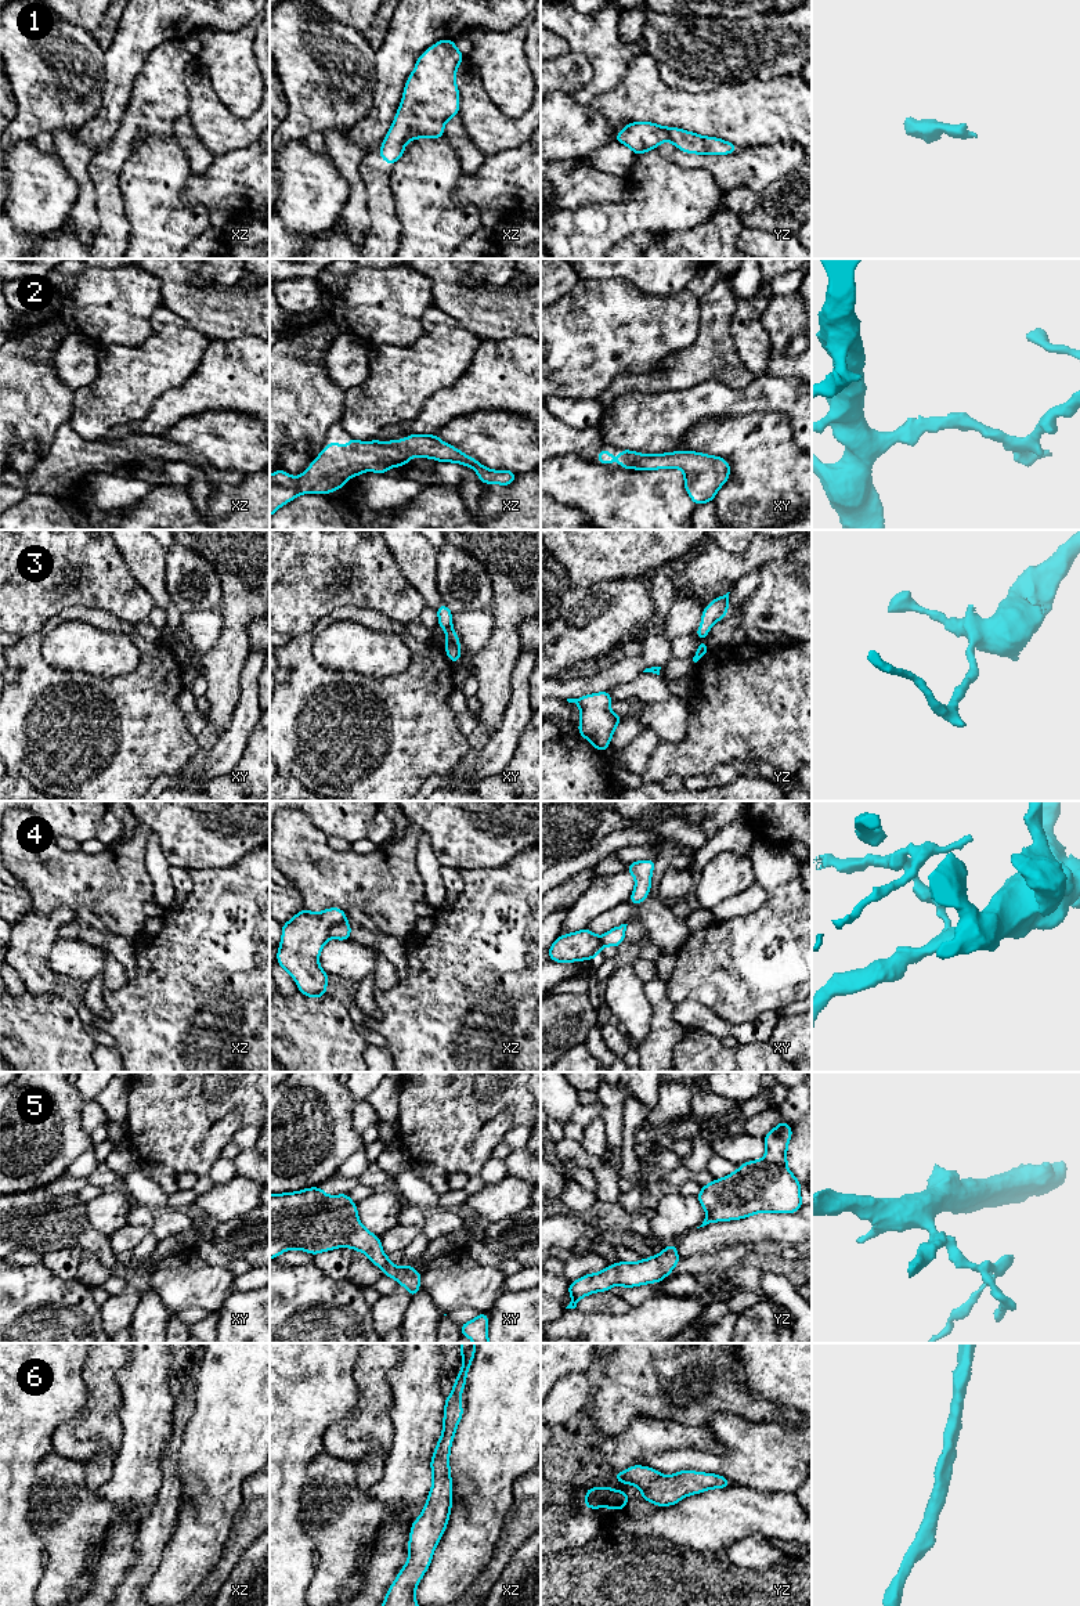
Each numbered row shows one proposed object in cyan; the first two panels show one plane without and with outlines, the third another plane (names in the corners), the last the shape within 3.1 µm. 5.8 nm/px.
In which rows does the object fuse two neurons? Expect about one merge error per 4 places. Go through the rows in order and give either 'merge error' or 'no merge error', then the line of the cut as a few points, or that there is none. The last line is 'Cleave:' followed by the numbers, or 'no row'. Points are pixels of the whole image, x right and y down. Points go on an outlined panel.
1: no merge error | no cut
2: no merge error | no cut
3: no merge error | no cut
4: merge error | xz (345, 919), (332, 926), (328, 937)
5: no merge error | no cut
6: no merge error | no cut
Cleave: 4

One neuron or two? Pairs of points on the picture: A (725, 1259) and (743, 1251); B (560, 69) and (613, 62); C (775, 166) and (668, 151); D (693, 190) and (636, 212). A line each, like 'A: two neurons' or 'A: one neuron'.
A: one neuron
B: two neurons
C: one neuron
D: one neuron

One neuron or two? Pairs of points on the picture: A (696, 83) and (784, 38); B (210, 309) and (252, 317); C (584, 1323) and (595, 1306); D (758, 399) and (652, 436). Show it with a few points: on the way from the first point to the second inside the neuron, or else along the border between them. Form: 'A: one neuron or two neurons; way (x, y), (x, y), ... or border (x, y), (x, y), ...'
A: one neuron; way (718, 61), (729, 50), (758, 50), (762, 47)
B: one neuron; way (220, 311), (242, 311)
C: two neurons; border (575, 1307), (582, 1312), (624, 1313)
D: one neuron; way (732, 401), (701, 401), (678, 412)

